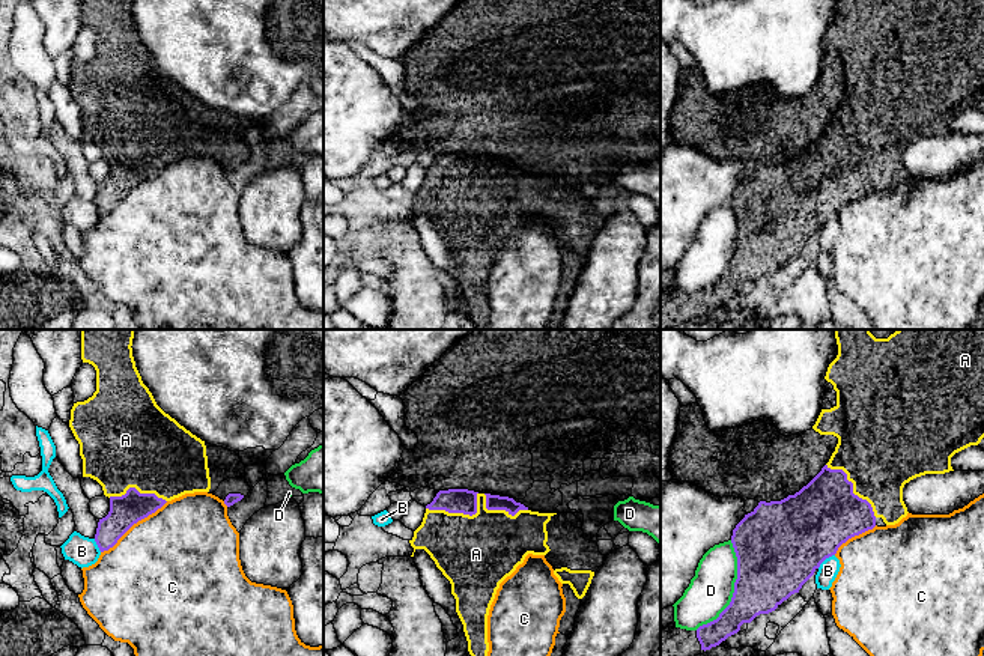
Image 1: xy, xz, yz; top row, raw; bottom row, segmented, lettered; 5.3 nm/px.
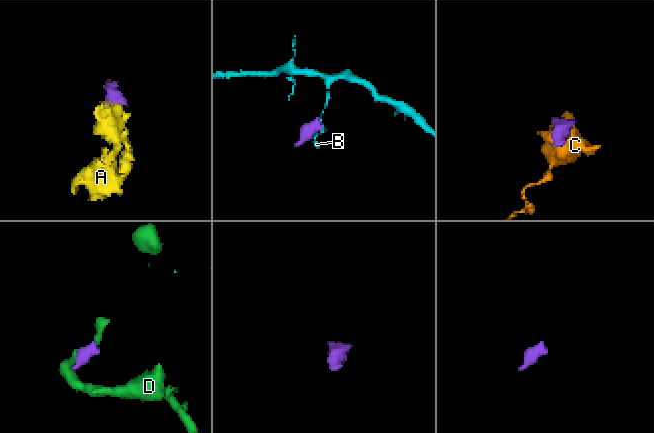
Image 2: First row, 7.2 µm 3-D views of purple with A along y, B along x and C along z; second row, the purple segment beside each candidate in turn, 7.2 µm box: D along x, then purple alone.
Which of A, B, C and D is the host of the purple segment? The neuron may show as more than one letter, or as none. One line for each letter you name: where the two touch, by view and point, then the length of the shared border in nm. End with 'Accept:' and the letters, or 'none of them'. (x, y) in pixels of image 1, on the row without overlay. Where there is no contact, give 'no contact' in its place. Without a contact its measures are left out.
A: meets purple in yz at (852, 151); contact 400 nm long
Accept: A

